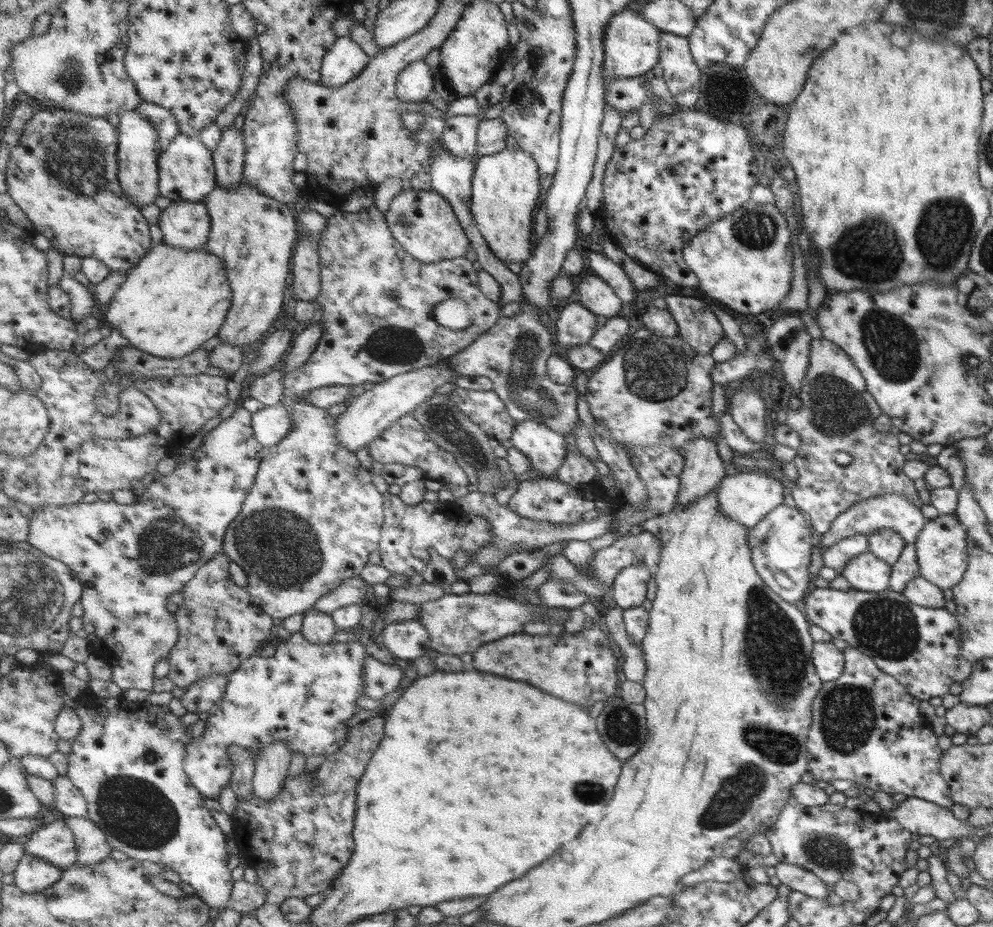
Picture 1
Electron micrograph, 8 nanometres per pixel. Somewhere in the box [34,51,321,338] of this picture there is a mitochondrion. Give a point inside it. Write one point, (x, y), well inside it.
(71, 74)

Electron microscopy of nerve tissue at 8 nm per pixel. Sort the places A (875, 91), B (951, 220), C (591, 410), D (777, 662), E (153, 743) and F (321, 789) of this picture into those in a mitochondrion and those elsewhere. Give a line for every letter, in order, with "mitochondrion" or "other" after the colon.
A: other
B: mitochondrion
C: other
D: mitochondrion
E: other
F: mitochondrion

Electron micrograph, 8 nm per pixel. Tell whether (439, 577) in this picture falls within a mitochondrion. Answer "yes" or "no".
no

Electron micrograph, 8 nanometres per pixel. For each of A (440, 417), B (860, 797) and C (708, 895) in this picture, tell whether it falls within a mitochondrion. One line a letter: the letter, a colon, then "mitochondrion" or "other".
A: mitochondrion
B: other
C: other

